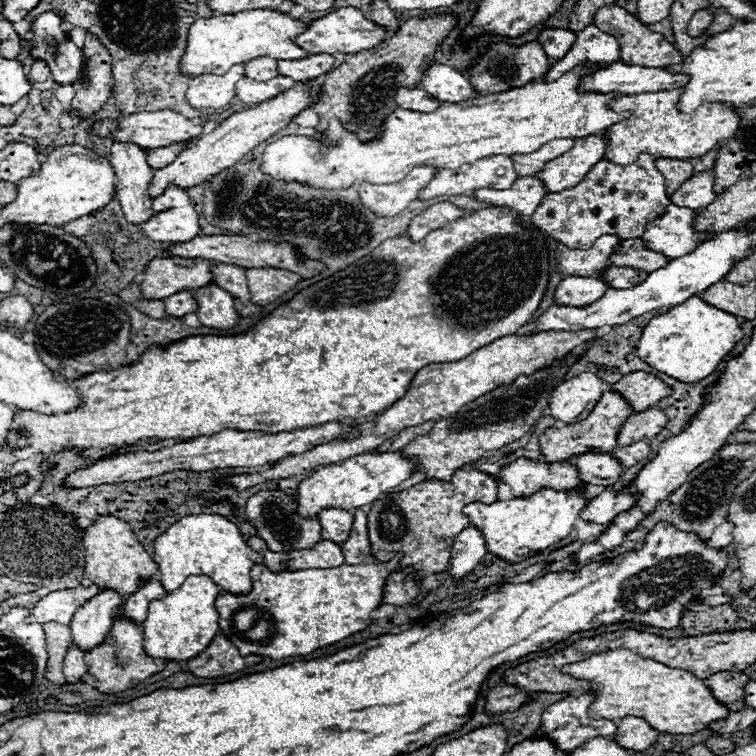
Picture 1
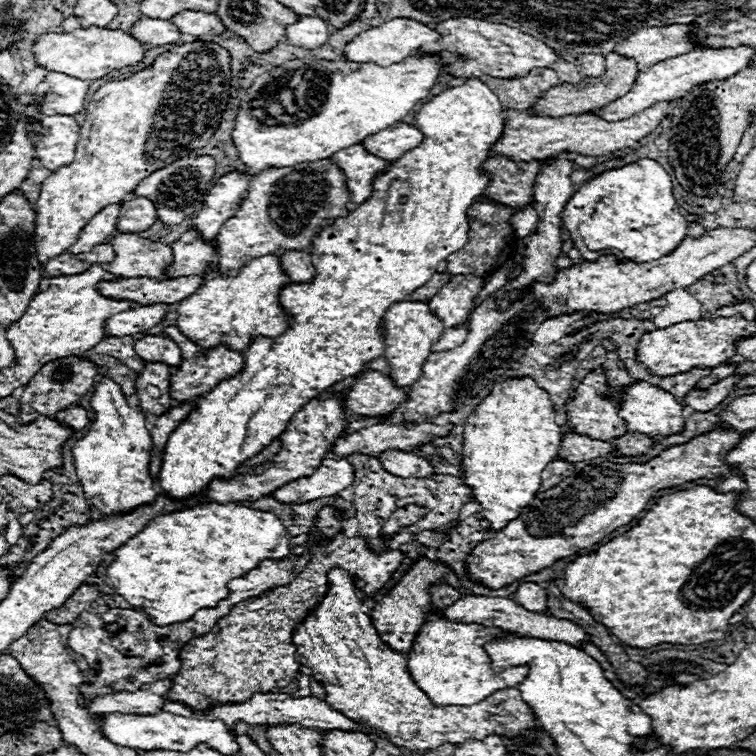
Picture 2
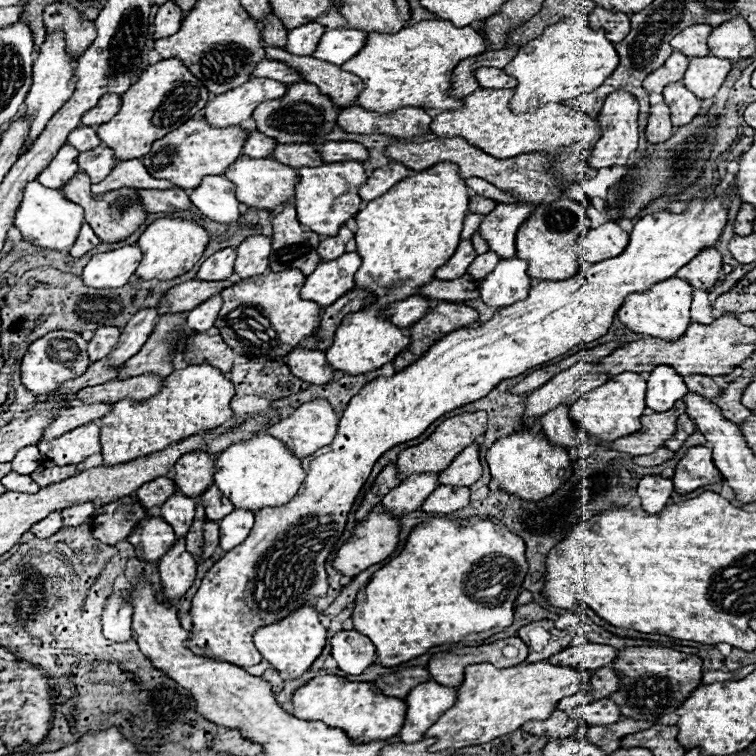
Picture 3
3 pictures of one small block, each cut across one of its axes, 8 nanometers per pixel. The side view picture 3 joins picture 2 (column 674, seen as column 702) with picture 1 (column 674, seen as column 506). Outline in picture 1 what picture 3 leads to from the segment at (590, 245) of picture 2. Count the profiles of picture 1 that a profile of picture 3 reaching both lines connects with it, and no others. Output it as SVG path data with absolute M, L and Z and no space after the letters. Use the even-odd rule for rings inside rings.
M690 296L686 302L654 316L644 326L638 342L638 356L658 372L664 372L680 382L698 382L712 374L722 358L742 338L744 334L734 314L714 308L698 296Z

